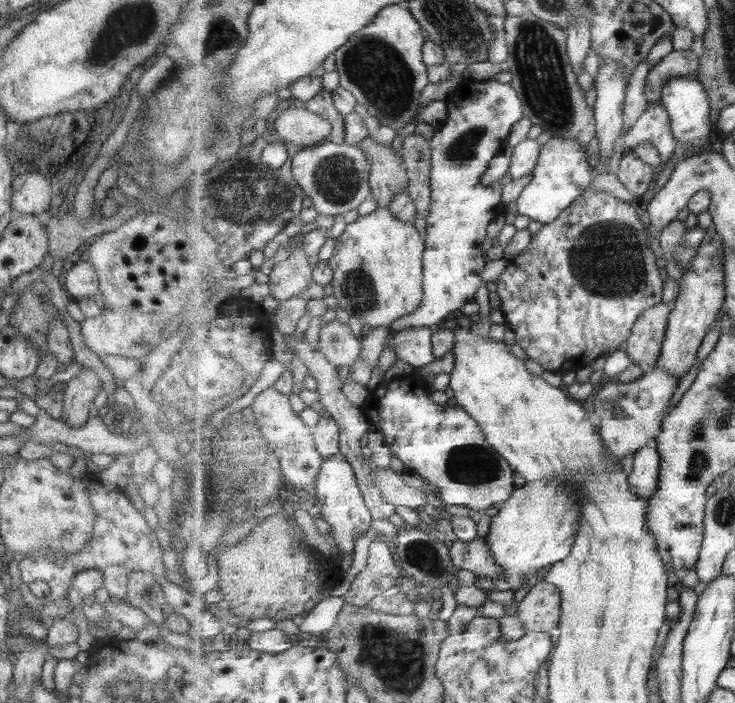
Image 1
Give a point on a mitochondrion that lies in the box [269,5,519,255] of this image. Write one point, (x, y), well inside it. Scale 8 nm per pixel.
(376, 68)

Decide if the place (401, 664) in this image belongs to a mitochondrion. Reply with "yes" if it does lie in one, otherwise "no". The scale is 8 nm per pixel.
yes

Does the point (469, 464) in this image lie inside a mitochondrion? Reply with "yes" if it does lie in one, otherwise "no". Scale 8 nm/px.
yes

